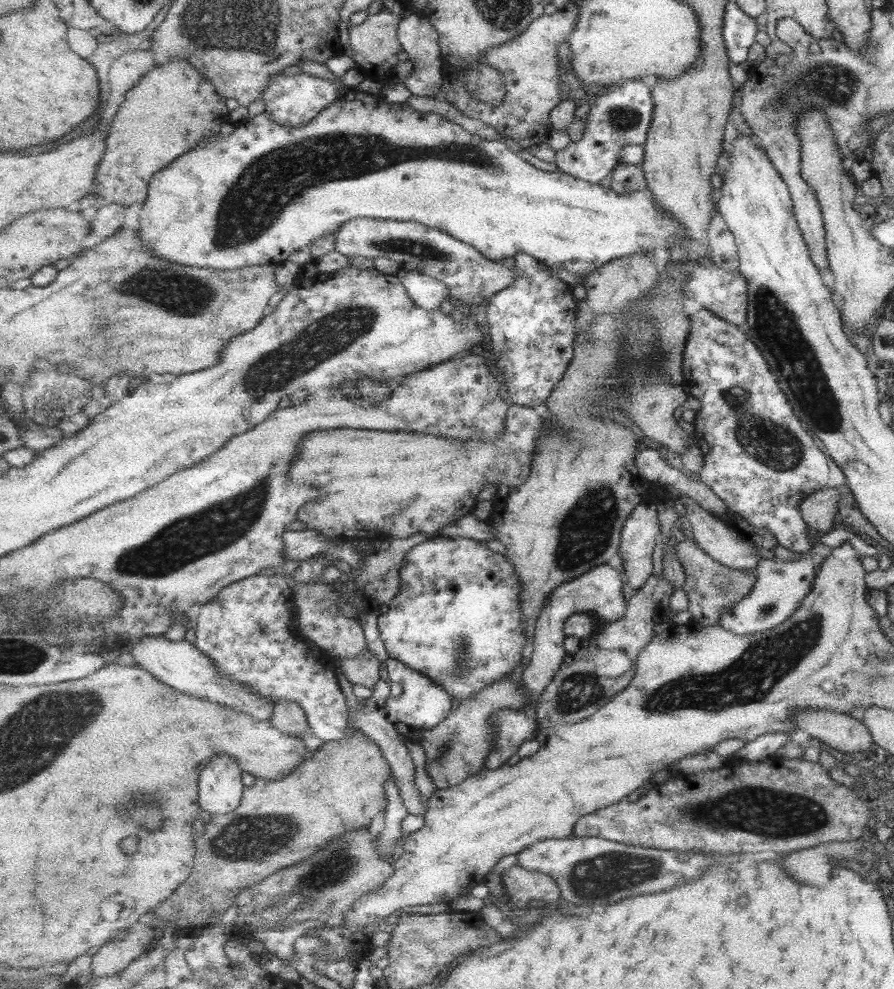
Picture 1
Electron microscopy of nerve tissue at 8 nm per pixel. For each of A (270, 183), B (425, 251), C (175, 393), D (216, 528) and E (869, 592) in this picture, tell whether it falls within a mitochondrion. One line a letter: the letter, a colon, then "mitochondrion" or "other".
A: mitochondrion
B: mitochondrion
C: other
D: mitochondrion
E: other

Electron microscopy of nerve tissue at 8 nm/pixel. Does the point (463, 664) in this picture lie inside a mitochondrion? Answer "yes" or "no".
yes

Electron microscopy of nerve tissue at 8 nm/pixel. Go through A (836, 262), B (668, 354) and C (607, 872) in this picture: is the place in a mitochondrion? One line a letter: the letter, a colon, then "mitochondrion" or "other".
A: other
B: mitochondrion
C: mitochondrion

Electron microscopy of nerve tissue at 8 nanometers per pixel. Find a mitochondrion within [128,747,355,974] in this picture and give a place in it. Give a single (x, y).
(264, 834)

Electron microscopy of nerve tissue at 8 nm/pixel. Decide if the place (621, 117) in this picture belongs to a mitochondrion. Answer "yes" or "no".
yes

